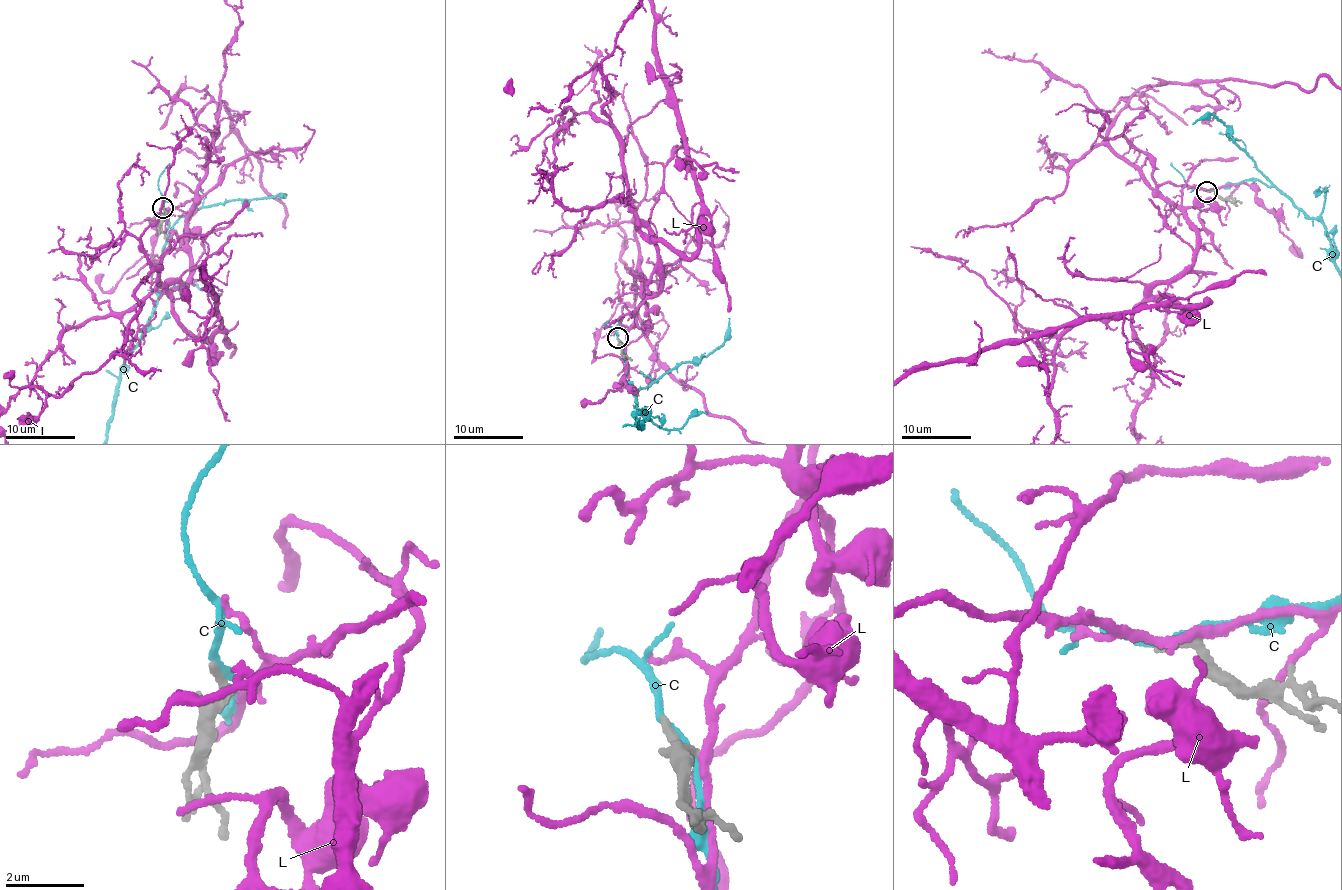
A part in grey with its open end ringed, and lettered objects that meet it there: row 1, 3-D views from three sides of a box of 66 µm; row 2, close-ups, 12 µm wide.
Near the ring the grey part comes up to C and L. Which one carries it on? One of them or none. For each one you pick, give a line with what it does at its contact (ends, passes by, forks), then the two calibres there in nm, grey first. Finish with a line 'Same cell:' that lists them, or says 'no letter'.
Same cell: no letter

